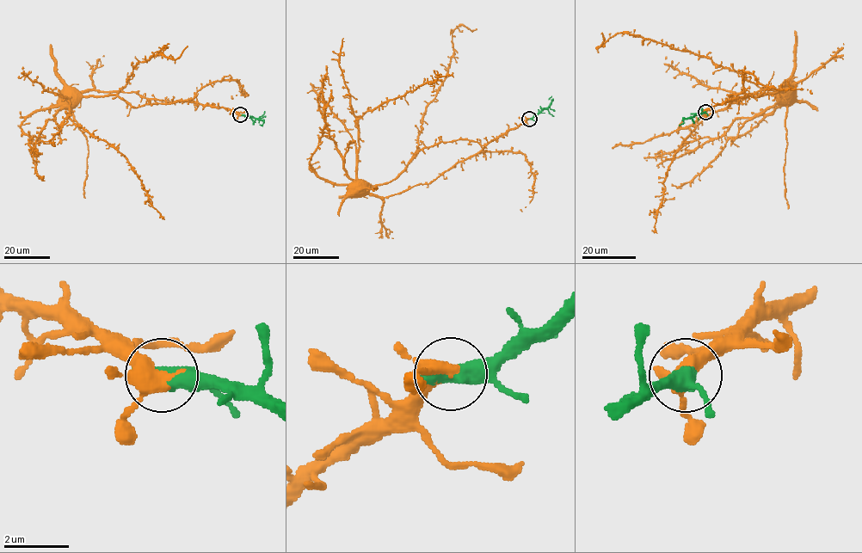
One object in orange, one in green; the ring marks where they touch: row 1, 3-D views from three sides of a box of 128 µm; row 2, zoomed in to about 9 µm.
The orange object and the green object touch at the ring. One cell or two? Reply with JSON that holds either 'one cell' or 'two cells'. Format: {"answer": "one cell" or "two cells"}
{"answer": "one cell"}

